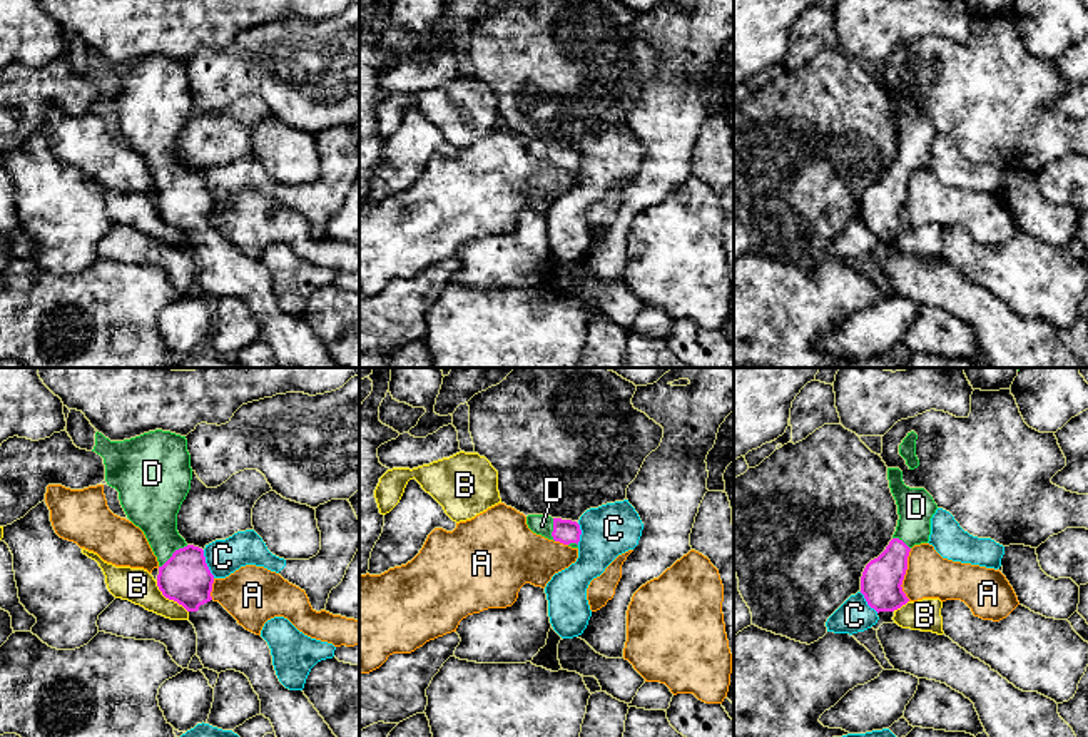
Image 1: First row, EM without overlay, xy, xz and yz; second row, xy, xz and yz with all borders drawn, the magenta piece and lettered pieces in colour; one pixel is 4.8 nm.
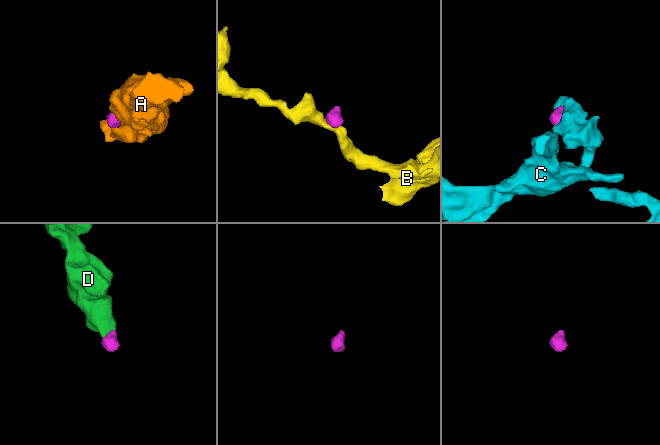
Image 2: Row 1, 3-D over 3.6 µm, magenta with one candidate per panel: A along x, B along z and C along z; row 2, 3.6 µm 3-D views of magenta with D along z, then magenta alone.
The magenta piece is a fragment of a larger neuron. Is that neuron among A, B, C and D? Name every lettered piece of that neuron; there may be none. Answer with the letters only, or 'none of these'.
D

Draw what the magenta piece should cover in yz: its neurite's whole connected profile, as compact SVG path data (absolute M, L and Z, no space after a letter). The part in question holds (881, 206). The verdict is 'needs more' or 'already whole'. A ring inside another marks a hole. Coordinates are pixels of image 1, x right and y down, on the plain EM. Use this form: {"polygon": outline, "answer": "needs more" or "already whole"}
{"polygon": "M887 94L887 105L897 130L897 152L886 175L866 191L861 202L861 219L879 242L871 252L874 256L879 256L882 249L894 249L894 237L909 227L901 212L908 182L914 170L929 167L931 144L938 135L924 114L904 110L899 94Z", "answer": "needs more"}

